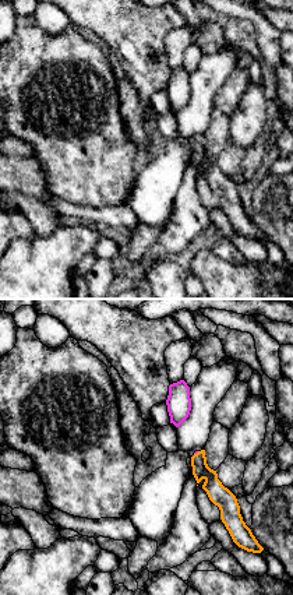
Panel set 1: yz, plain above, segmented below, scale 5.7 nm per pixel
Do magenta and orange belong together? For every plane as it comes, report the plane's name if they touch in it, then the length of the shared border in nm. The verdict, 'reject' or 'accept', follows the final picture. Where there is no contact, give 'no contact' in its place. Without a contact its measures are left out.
yz | 40 nm

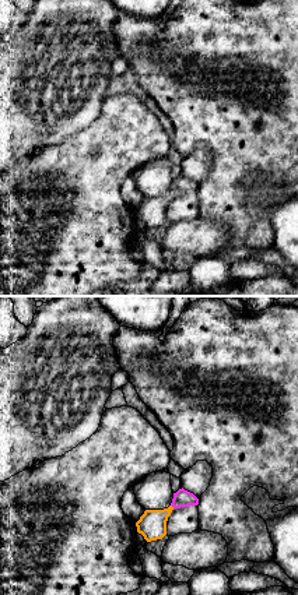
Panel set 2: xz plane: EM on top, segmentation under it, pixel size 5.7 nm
xz | 30 nm

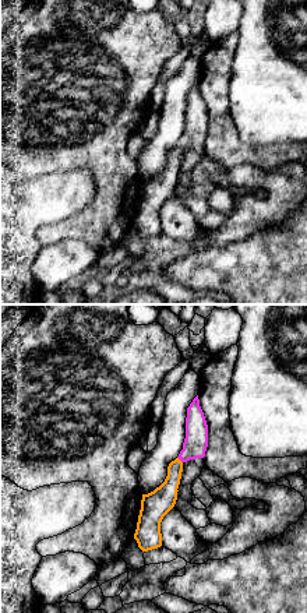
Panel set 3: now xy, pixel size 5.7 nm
xy | 50 nm

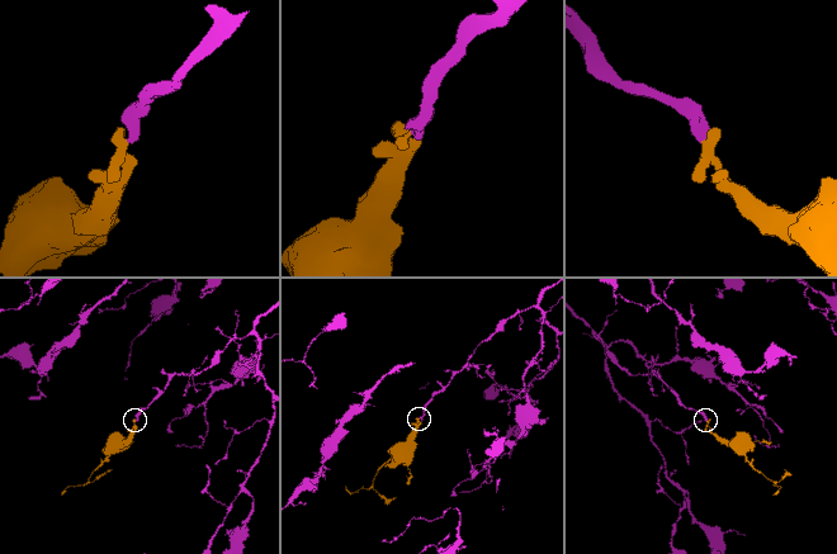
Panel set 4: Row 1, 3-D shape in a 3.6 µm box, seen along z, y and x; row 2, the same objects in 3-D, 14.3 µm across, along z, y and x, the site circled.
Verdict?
accept

